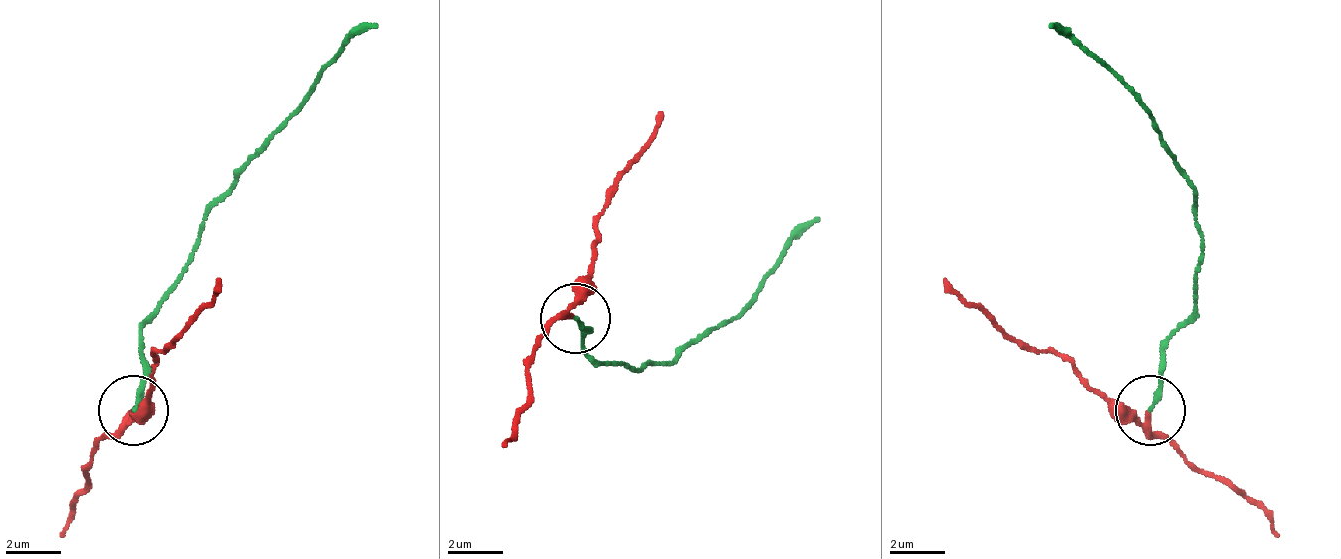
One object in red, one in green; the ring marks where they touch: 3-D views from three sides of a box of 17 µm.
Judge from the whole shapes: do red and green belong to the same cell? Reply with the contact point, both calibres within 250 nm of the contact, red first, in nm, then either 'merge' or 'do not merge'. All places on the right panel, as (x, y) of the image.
place (1150, 410); calibres 180 and 150 nm; do not merge

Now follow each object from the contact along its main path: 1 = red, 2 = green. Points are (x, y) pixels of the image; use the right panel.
1: (1152, 412), (1117, 412), (1068, 363), (1026, 349), (943, 280)
2: (1152, 412), (1159, 342), (1193, 300), (1193, 189), (1152, 112), (1047, 29)

